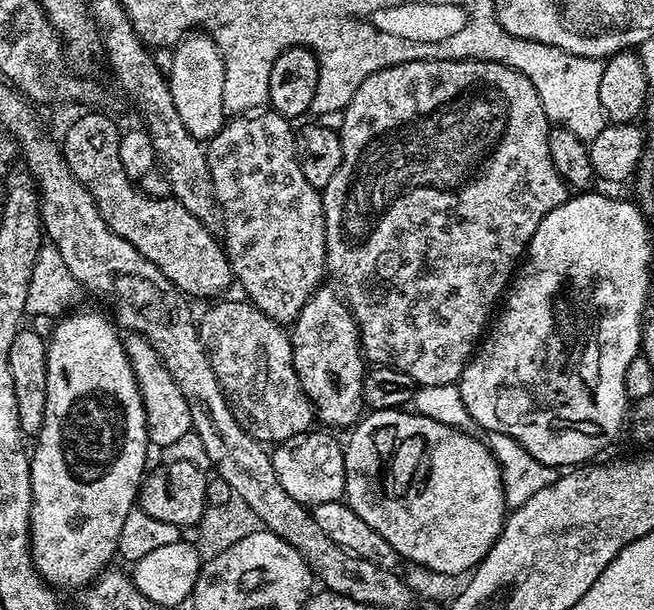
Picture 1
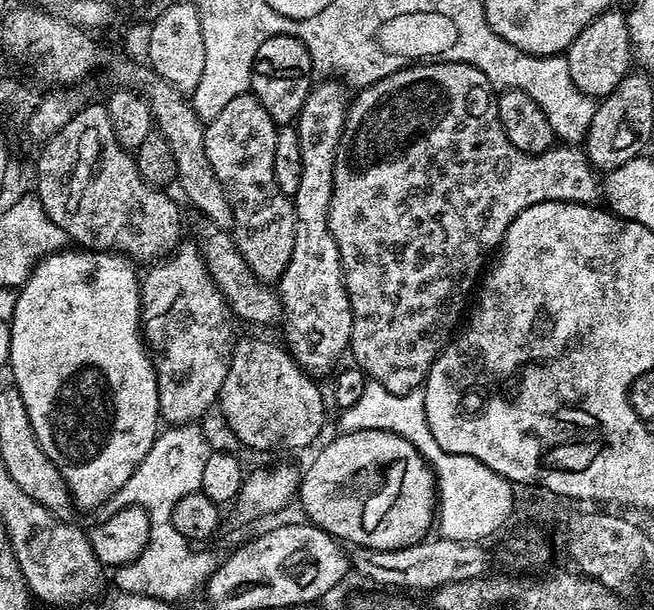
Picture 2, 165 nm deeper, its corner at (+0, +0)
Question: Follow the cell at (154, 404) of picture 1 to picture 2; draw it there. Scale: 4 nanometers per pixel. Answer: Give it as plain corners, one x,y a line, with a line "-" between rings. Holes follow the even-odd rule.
177,247
149,268
152,269
143,273
140,282
140,326
142,339
152,357
152,367
156,369
160,420
168,426
196,424
211,408
213,411
219,401
222,382
228,373
228,362
232,359
234,317
214,278
210,278
199,248

